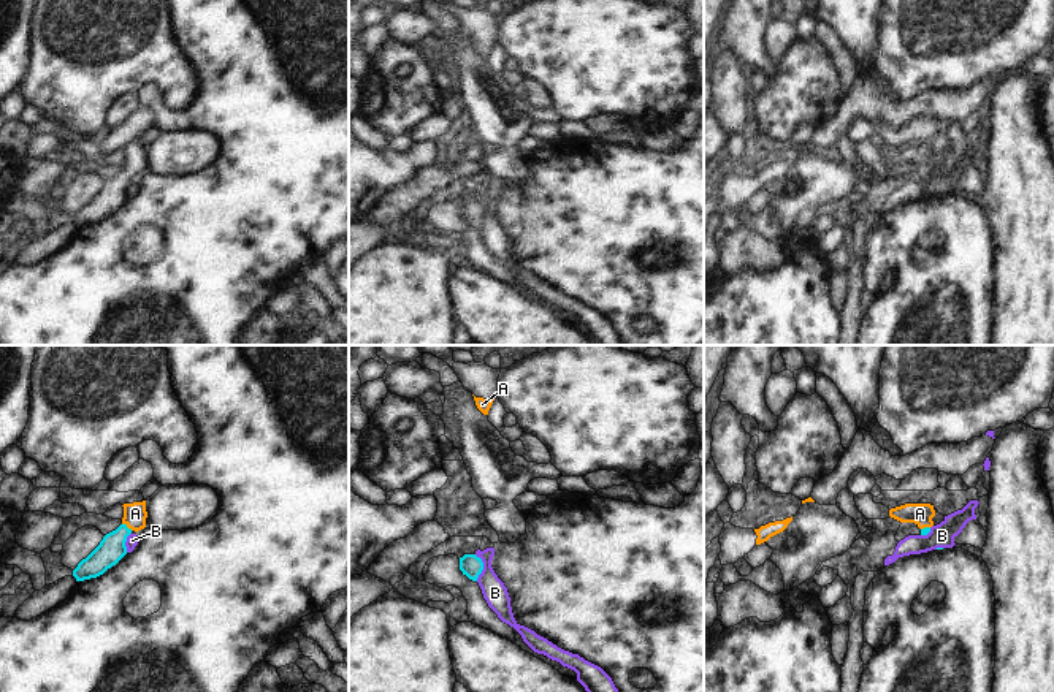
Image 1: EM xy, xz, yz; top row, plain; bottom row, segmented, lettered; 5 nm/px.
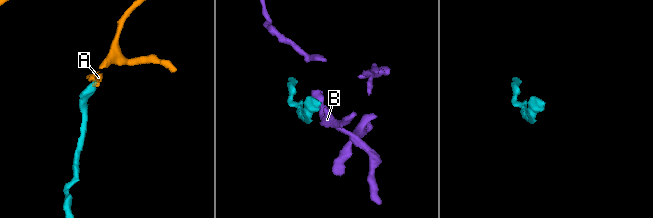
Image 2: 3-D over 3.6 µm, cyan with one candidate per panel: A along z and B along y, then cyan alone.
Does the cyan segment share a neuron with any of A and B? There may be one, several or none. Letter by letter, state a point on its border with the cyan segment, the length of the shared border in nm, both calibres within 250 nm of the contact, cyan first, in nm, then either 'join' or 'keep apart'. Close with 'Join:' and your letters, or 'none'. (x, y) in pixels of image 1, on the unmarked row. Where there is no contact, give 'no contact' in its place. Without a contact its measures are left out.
A: xy (126, 171) | 70 nm | 140/120 nm | join
B: xz (482, 212) | 140 nm | 120/120 nm | keep apart
Join: A

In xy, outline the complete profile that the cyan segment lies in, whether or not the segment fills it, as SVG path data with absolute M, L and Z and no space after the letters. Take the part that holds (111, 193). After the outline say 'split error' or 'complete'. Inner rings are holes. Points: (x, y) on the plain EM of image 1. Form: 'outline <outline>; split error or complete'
outline M146 146L124 149L122 169L106 179L100 190L82 204L73 215L76 226L84 226L103 220L108 214L116 211L127 200L127 182L135 176L146 173Z; split error

